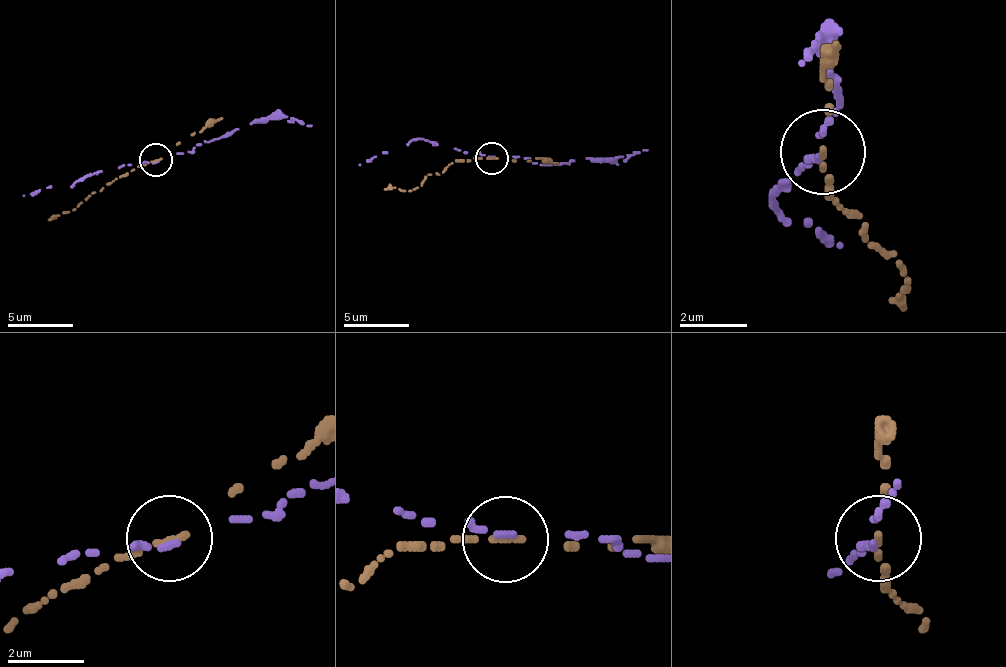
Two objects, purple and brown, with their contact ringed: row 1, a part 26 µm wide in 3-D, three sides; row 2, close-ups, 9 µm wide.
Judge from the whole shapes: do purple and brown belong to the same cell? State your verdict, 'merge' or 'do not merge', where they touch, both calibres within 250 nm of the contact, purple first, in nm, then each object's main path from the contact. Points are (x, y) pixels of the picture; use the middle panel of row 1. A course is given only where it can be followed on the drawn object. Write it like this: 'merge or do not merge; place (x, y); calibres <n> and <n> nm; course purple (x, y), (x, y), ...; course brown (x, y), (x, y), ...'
do not merge; place (491, 158); calibres 170 and 170 nm; course purple (492, 157), (567, 164), (648, 151); course brown (492, 157), (456, 160), (414, 190), (385, 190)

